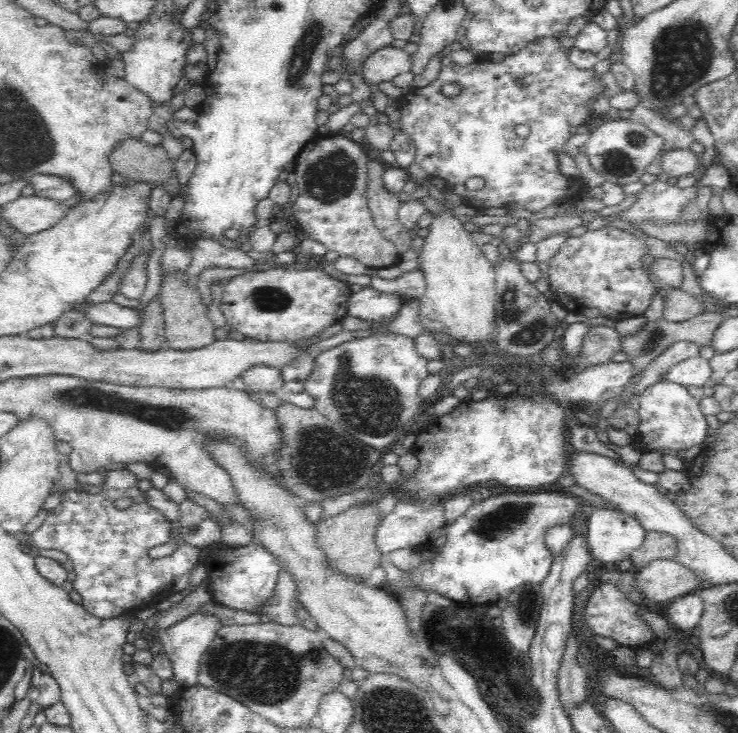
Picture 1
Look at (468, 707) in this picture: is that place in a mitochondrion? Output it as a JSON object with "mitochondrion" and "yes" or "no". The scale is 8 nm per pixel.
{"mitochondrion":"no"}

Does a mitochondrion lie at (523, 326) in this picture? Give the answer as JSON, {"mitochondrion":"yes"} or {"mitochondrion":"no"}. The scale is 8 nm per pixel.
{"mitochondrion":"yes"}

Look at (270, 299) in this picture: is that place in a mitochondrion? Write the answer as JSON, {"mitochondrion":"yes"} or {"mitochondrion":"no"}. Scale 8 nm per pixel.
{"mitochondrion":"yes"}

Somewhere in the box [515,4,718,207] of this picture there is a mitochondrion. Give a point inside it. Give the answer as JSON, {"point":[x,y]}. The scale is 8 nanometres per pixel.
{"point":[683,52]}

